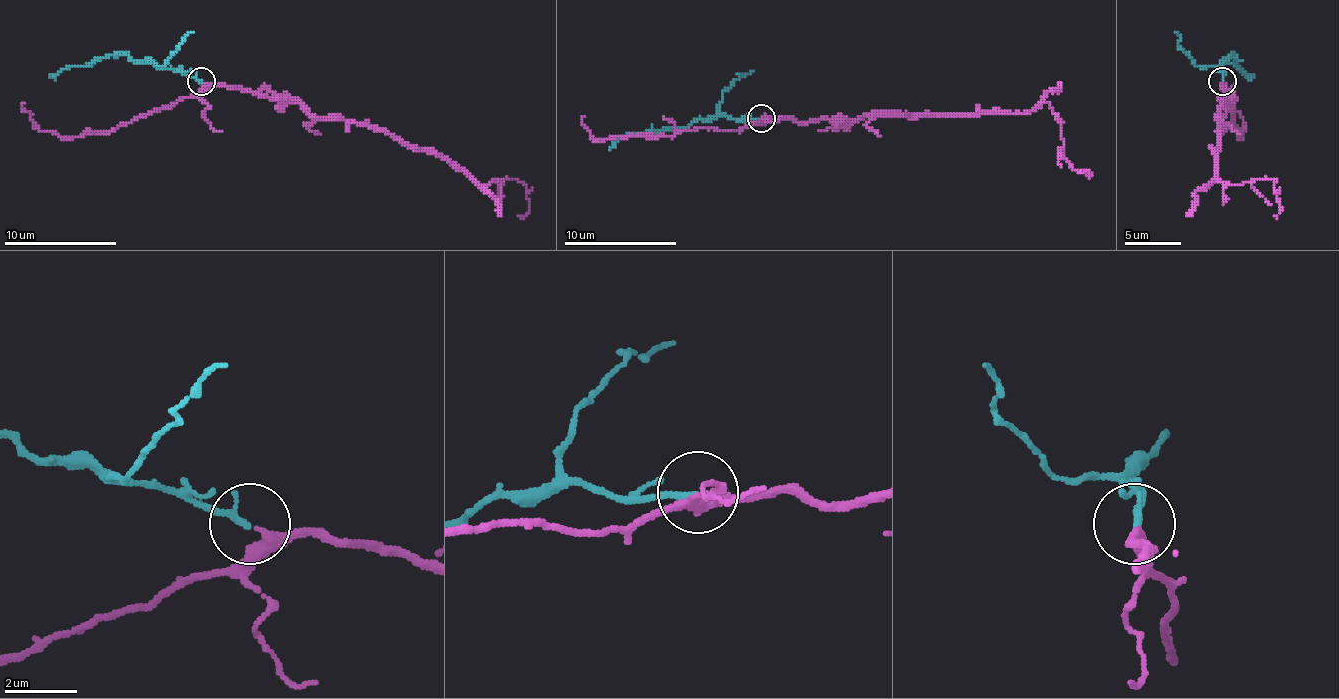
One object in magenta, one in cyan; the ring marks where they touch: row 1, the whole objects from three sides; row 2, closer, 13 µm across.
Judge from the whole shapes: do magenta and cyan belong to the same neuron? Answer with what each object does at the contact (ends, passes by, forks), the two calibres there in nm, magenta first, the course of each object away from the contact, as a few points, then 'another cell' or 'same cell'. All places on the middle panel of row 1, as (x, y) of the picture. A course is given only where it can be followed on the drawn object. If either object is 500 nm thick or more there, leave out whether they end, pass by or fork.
magenta passes by | cyan ends | 320/190 nm | magenta via (762, 119), (1030, 113), (1047, 102), (1061, 125), (1063, 158), (1089, 175), (1078, 172) | cyan via (762, 119), (714, 116), (697, 119), (686, 127), (626, 133), (610, 150) | same cell

